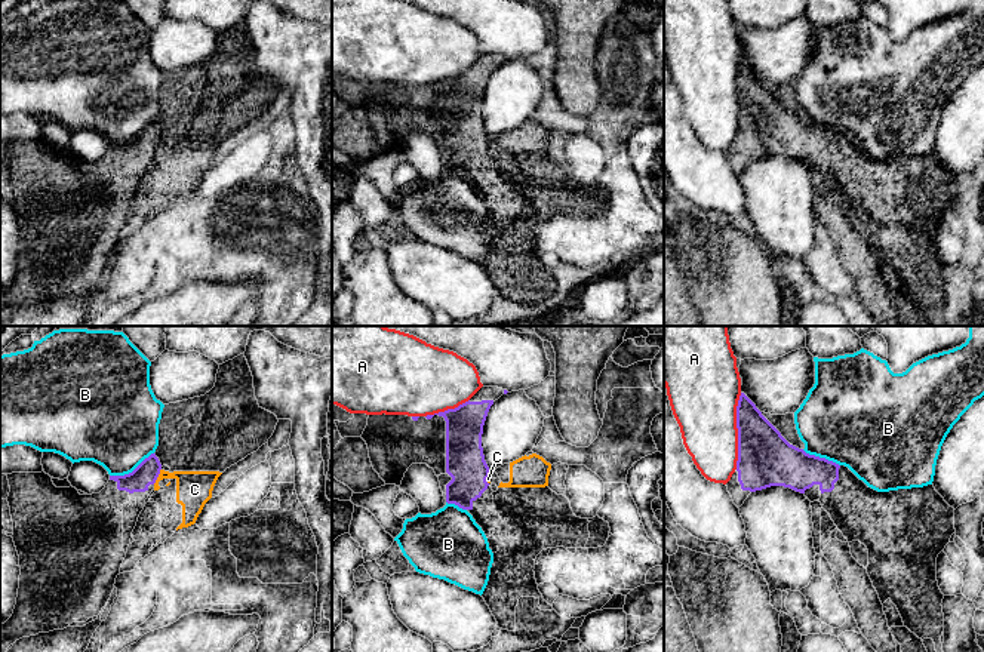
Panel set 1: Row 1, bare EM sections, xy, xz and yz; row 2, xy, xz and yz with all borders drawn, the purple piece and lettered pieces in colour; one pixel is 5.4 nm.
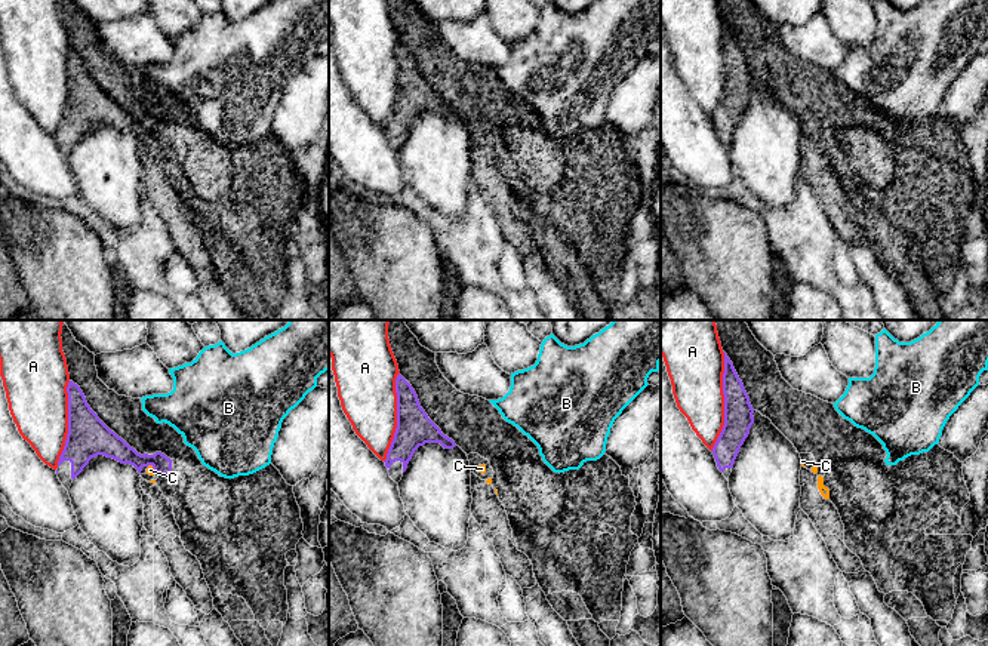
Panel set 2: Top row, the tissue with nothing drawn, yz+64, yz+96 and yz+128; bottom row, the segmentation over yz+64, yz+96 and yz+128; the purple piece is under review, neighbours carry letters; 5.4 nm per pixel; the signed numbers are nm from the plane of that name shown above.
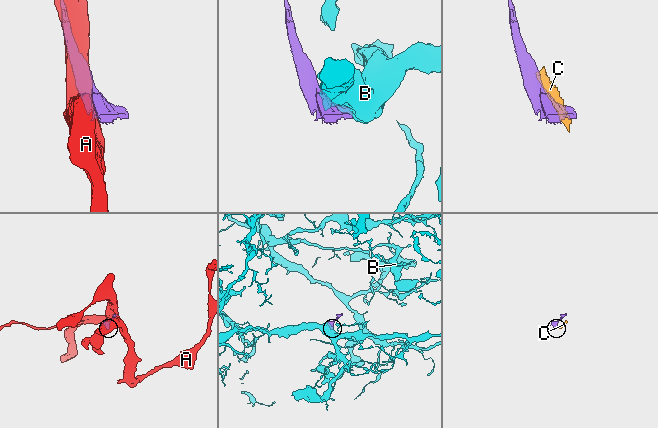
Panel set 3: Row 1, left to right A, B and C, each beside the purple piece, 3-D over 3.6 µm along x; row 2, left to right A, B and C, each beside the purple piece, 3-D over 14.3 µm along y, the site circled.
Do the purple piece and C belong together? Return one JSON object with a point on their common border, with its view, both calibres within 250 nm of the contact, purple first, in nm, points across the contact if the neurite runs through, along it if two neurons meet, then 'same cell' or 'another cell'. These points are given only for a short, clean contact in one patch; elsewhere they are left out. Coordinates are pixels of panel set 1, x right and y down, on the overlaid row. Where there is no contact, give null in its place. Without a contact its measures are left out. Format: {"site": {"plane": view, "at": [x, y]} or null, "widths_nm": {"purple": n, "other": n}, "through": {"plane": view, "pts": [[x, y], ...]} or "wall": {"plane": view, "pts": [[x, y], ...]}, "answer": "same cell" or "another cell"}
{"site": {"plane": "xy", "at": [157, 476]}, "widths_nm": {"purple": 120, "other": 190}, "wall": {"plane": "xy", "pts": [[160, 468], [153, 483]]}, "answer": "another cell"}

